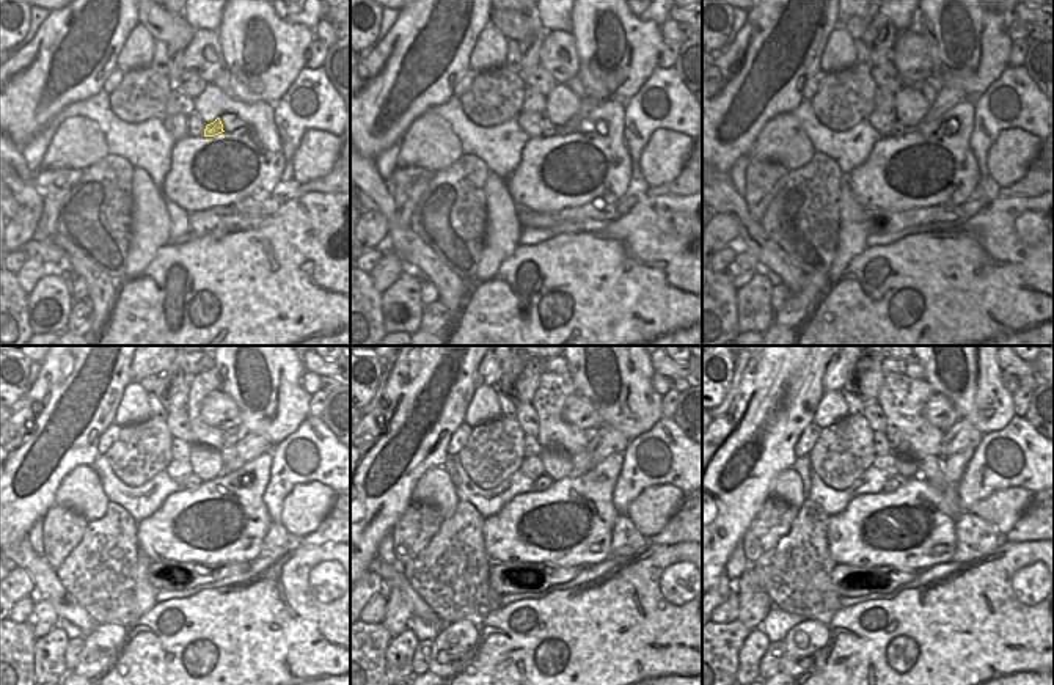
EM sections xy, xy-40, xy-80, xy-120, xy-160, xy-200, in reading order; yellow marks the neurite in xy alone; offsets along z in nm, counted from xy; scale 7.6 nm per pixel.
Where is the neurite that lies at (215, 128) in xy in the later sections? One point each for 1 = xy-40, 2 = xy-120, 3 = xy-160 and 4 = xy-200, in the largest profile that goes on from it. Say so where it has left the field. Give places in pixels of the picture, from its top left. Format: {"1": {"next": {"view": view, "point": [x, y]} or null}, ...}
{"1": {"next": {"view": "xy-40", "point": [588, 104]}}, "2": {"next": {"view": "xy-120", "point": [248, 445]}}, "3": {"next": {"view": "xy-160", "point": [607, 440]}}, "4": {"next": {"view": "xy-200", "point": [962, 435]}}}

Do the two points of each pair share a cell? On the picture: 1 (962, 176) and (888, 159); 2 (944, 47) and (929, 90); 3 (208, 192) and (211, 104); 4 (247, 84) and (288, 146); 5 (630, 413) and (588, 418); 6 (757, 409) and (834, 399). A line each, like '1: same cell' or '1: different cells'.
1: same cell
2: different cells
3: same cell
4: different cells
5: different cells
6: different cells

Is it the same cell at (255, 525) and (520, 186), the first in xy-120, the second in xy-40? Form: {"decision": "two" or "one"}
{"decision": "one"}

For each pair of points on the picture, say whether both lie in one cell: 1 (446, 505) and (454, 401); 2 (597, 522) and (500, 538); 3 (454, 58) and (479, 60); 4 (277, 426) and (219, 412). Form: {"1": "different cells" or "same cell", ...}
{"1": "different cells", "2": "same cell", "3": "different cells", "4": "different cells"}

